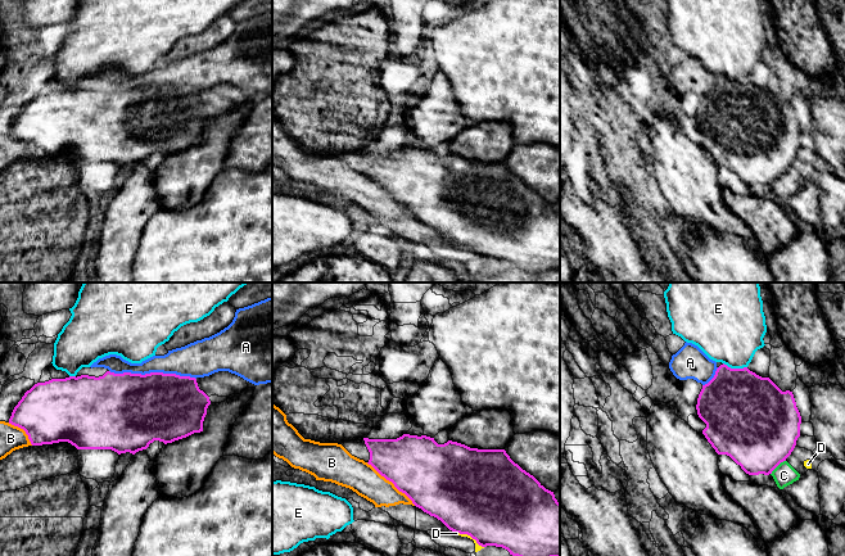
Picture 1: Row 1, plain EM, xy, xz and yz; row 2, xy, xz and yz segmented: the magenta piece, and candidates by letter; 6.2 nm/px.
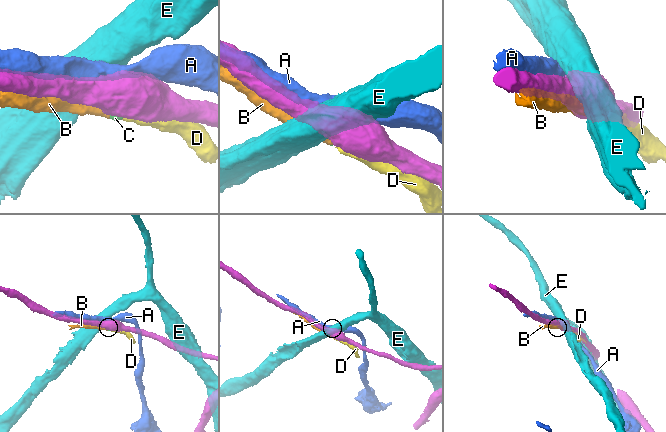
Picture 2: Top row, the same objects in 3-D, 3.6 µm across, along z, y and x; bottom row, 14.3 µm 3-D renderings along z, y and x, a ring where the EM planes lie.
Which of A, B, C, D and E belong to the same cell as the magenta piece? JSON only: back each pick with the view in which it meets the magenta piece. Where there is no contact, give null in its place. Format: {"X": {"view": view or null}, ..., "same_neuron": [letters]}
{"same_neuron": []}

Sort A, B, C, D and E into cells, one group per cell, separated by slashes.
A / B C D / E

